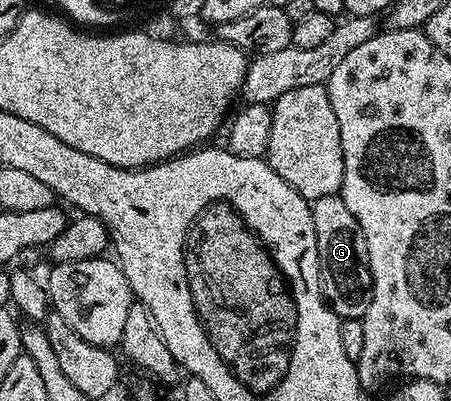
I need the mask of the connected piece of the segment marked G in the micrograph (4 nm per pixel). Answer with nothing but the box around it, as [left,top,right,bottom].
[311,194,373,320]

